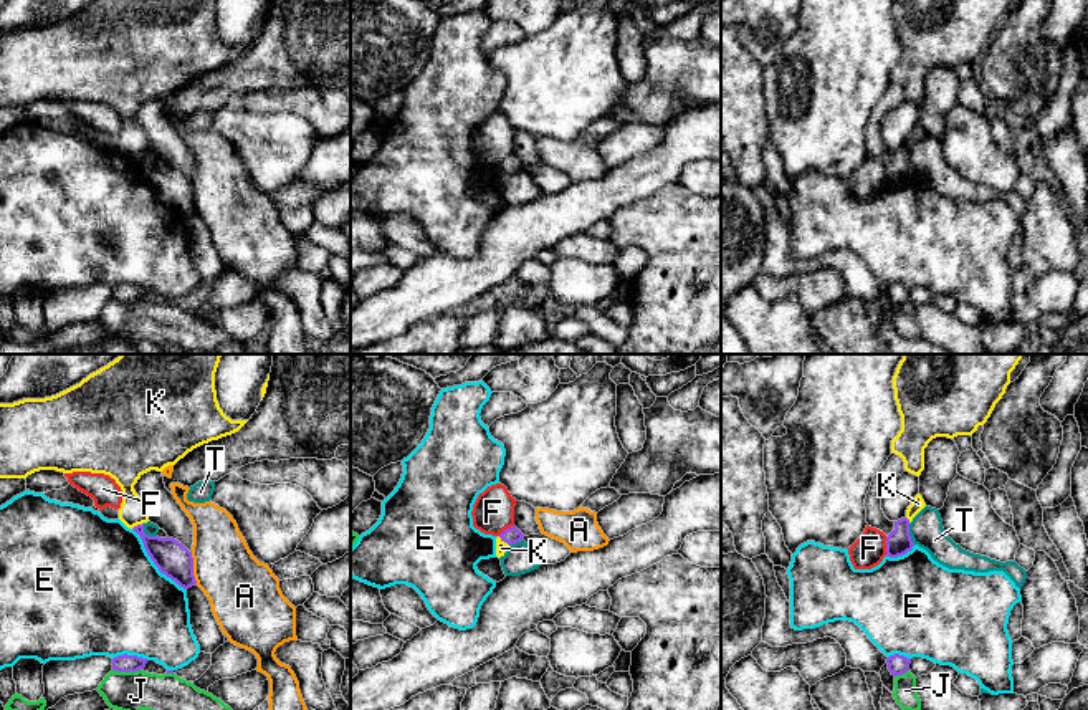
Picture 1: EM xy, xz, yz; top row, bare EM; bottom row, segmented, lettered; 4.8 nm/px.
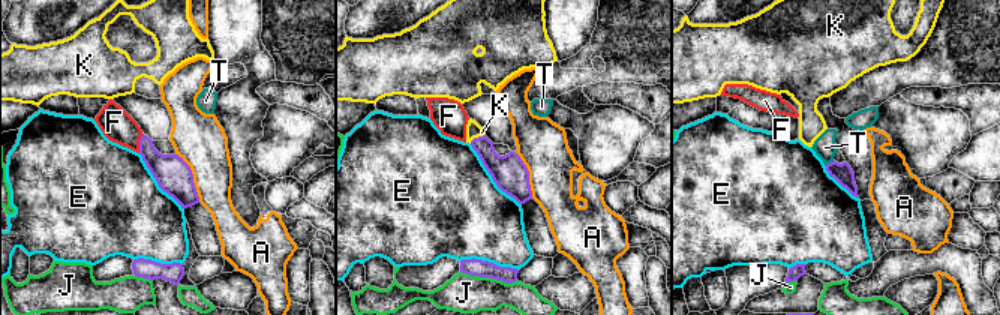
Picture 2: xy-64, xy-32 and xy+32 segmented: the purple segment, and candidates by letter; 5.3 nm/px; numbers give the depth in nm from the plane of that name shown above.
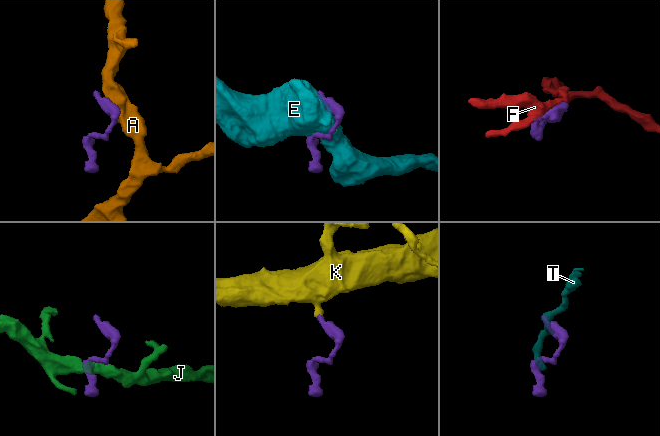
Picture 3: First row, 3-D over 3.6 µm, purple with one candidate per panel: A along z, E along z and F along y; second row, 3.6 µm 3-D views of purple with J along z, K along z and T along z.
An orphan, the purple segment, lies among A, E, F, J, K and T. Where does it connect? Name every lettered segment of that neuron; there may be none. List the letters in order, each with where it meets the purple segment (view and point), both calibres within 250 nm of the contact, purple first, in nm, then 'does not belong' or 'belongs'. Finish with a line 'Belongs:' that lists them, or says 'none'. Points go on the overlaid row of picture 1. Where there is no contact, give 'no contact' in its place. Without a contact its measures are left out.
A: meets purple in xy at (192, 568); 170 nm thick on the purple side, 320 nm on the other; does not belong
E: meets purple in xy at (154, 563); 170 nm thick on the purple side, 500 nm on the other; does not belong
F: meets purple in yz at (887, 546); 120 nm thick on the purple side, 160 nm on the other; does not belong
J: meets purple in xy at (126, 671); 80 nm thick on the purple side, 190 nm on the other; does not belong
K: meets purple in xy at (138, 525); 170 nm thick on the purple side, 140 nm on the other; belongs
T: meets purple in xy at (144, 533); 170 nm thick on the purple side, 60 nm on the other; does not belong
Belongs: K

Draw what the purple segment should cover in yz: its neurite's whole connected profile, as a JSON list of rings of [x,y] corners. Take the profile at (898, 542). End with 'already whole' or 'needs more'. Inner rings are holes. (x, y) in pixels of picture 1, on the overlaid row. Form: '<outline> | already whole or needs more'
[[[918,493],[906,510],[906,516],[895,521],[895,530],[886,536],[886,556],[898,558],[913,549],[914,543],[909,535],[909,523],[926,506]]] | needs more

